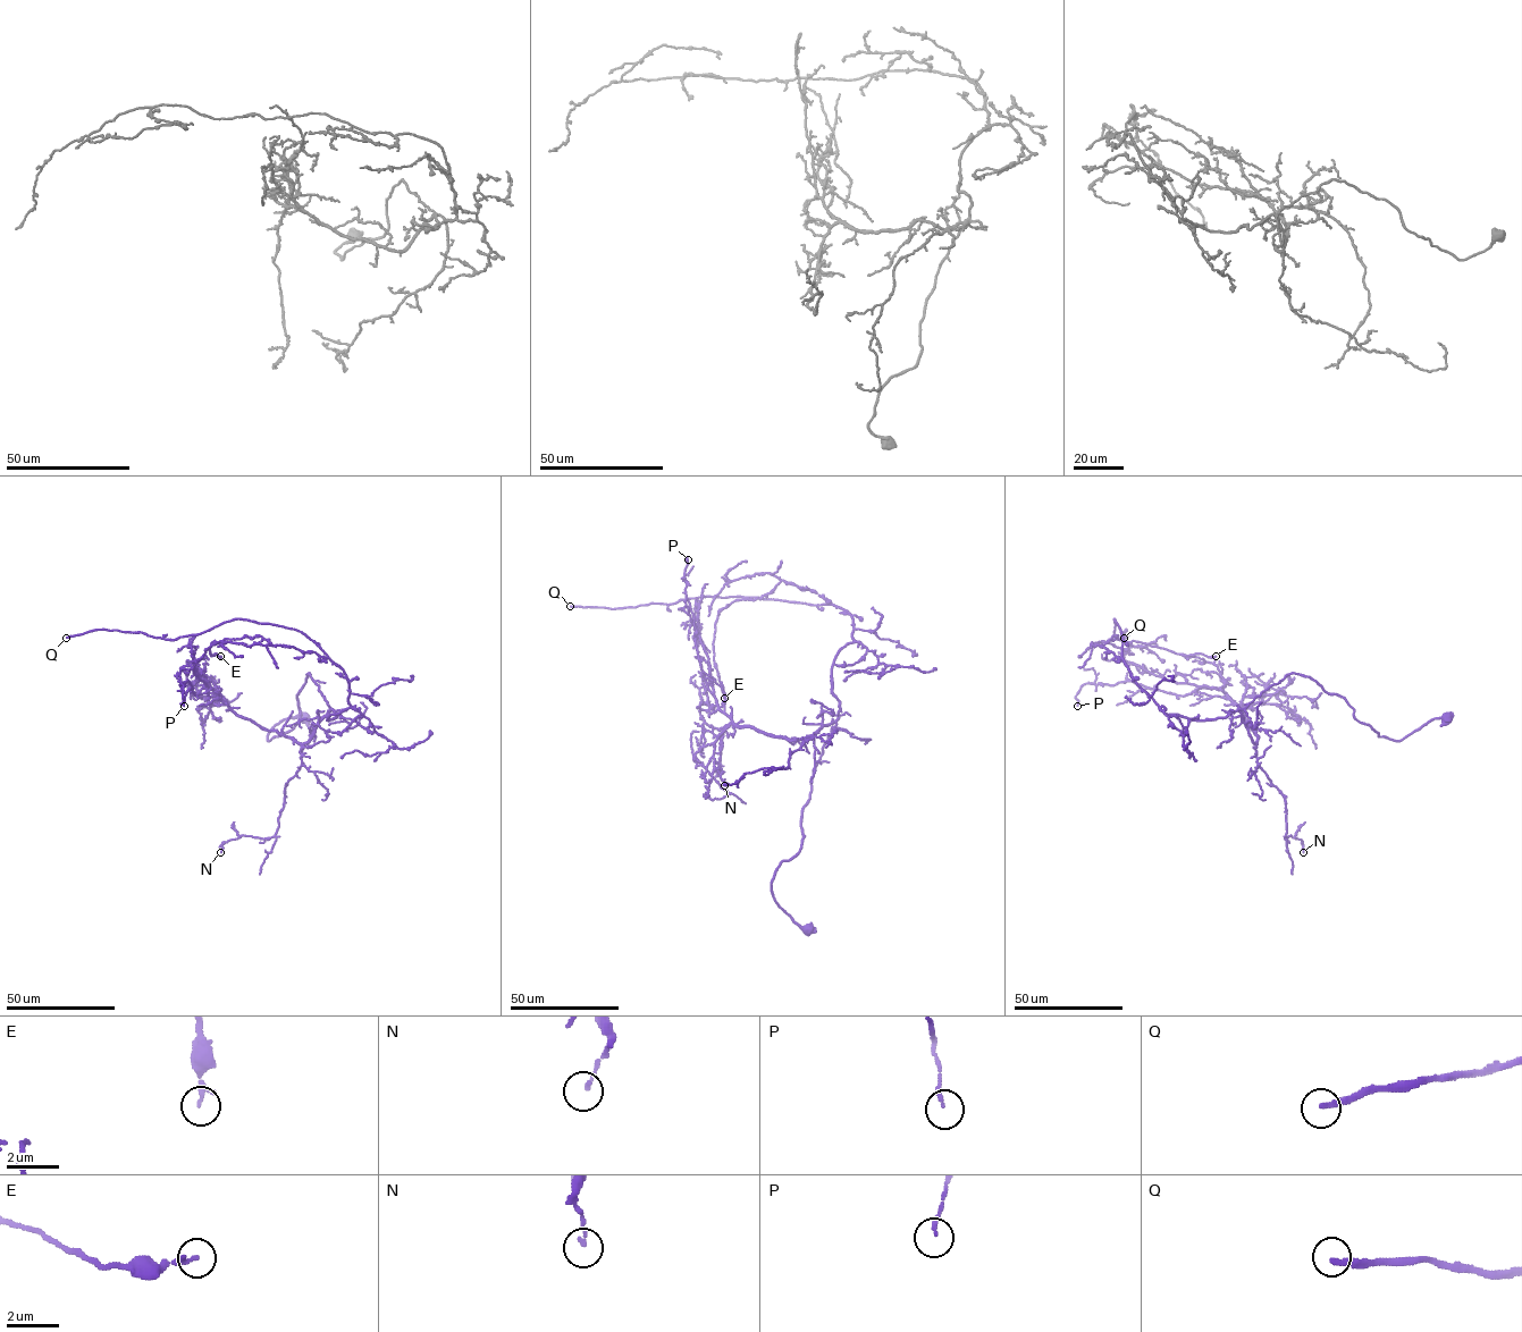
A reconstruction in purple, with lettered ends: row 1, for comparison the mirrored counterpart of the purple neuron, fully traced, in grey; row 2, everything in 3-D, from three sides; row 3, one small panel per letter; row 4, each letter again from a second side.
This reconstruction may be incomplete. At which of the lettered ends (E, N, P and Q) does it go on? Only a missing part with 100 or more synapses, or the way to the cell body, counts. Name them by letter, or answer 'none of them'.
Q

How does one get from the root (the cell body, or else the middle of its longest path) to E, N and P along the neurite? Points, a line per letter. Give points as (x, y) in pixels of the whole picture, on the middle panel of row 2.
E: (807, 928), (771, 884), (804, 836), (851, 616), (782, 580), (732, 601), (713, 641), (724, 698)
N: (807, 928), (771, 884), (800, 849), (801, 808), (835, 723), (805, 738), (788, 767), (724, 785)
P: (807, 928), (771, 884), (800, 849), (835, 723), (788, 740), (720, 708), (688, 559)

